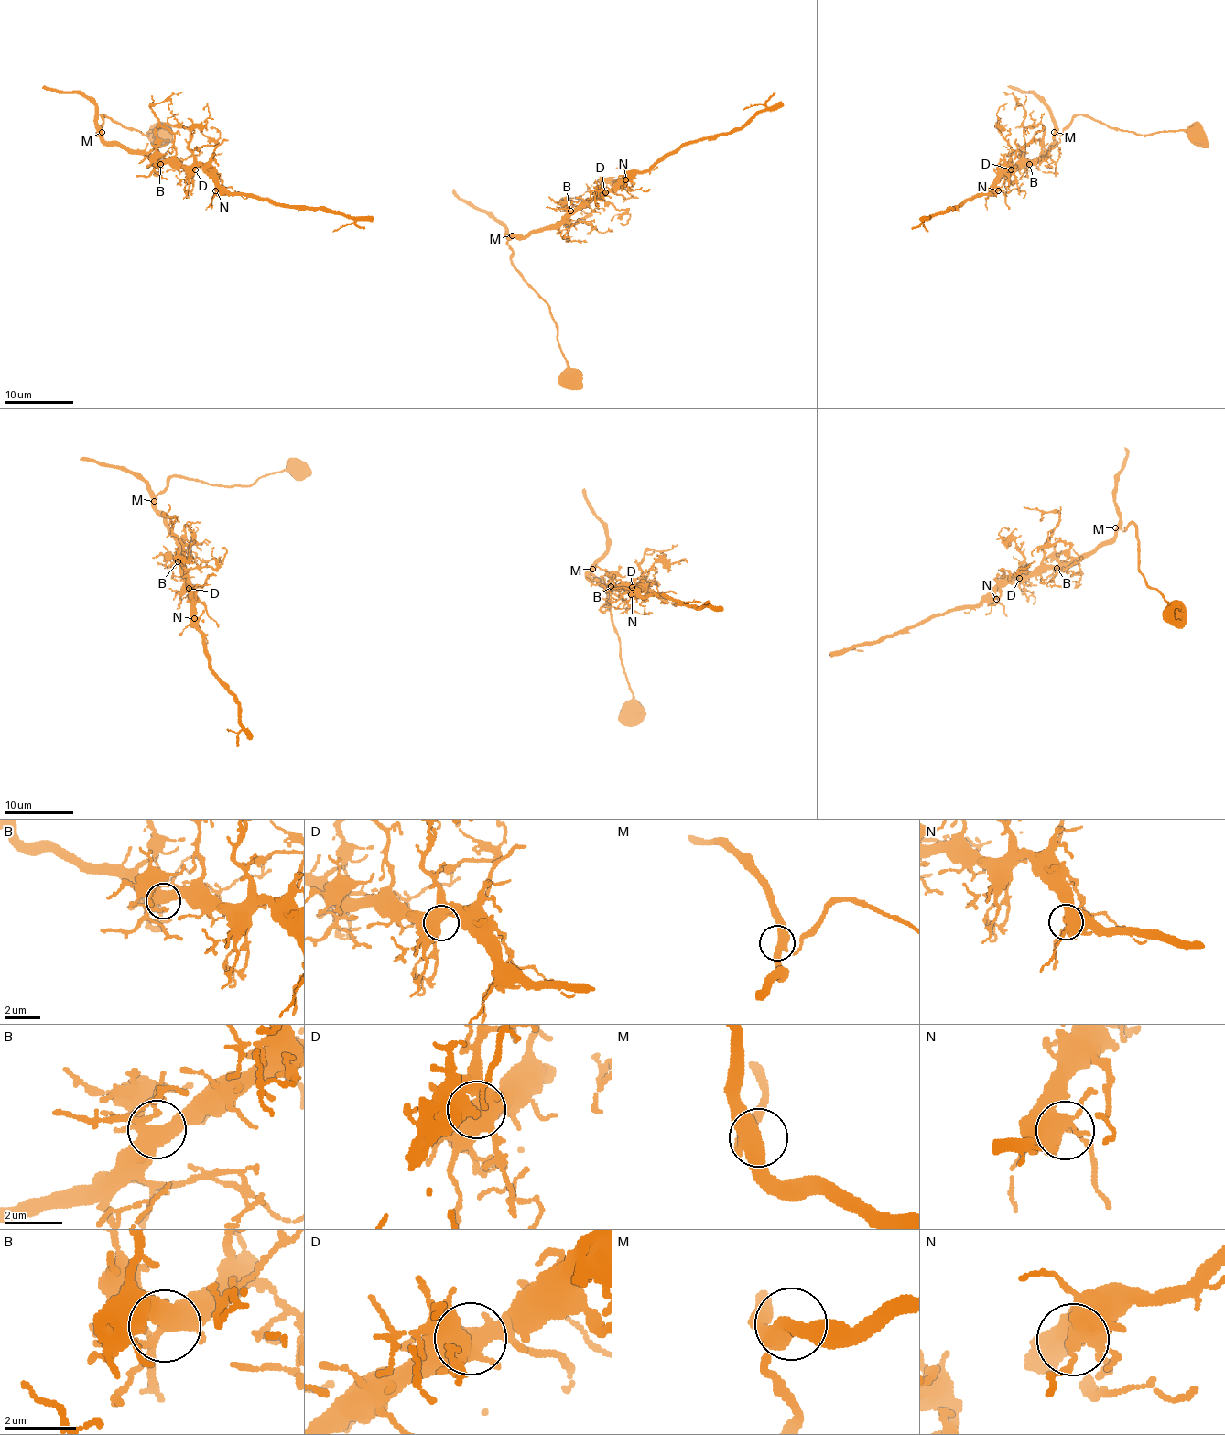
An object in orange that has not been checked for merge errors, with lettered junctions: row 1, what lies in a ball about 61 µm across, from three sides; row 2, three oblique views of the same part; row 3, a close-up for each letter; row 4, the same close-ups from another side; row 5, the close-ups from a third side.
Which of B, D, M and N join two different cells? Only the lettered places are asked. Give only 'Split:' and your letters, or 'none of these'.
Split: none of these

